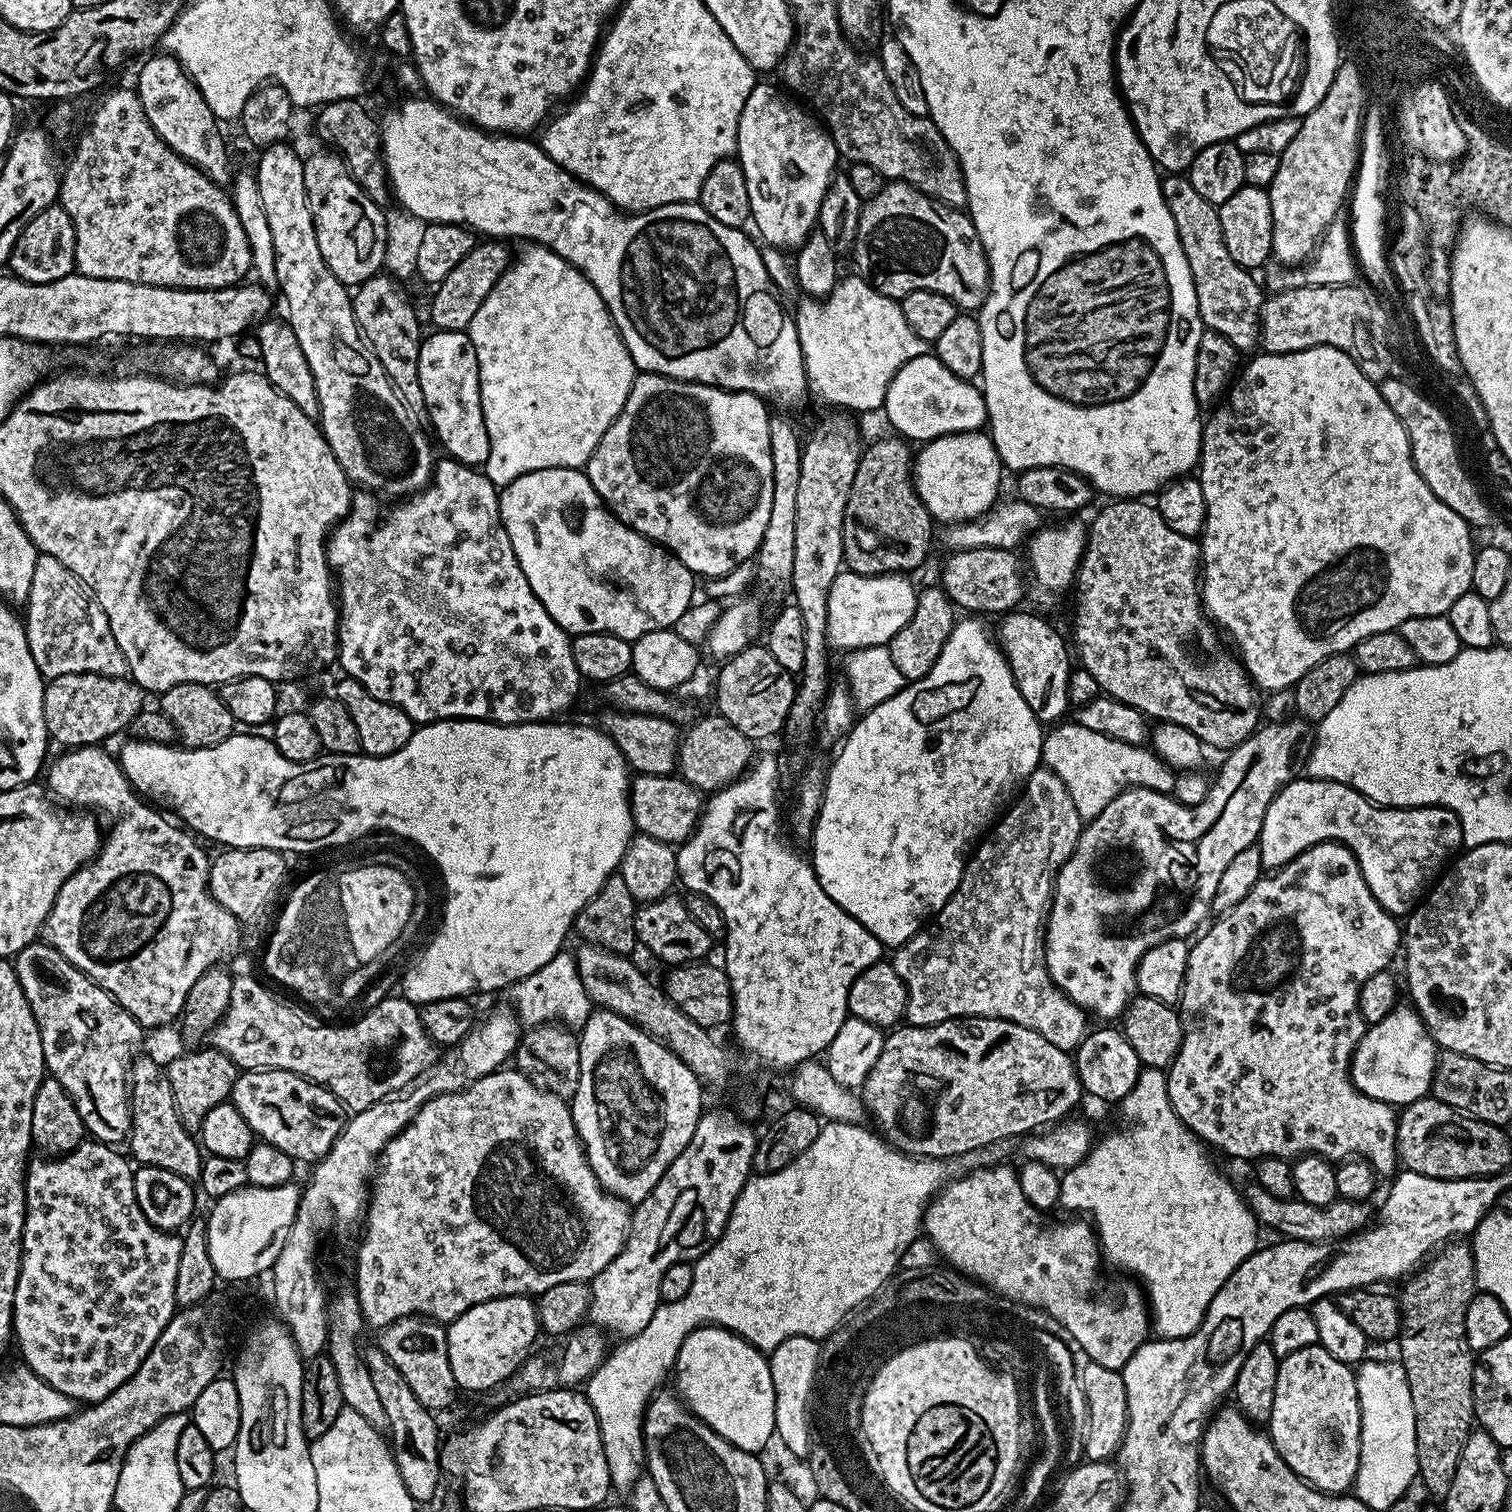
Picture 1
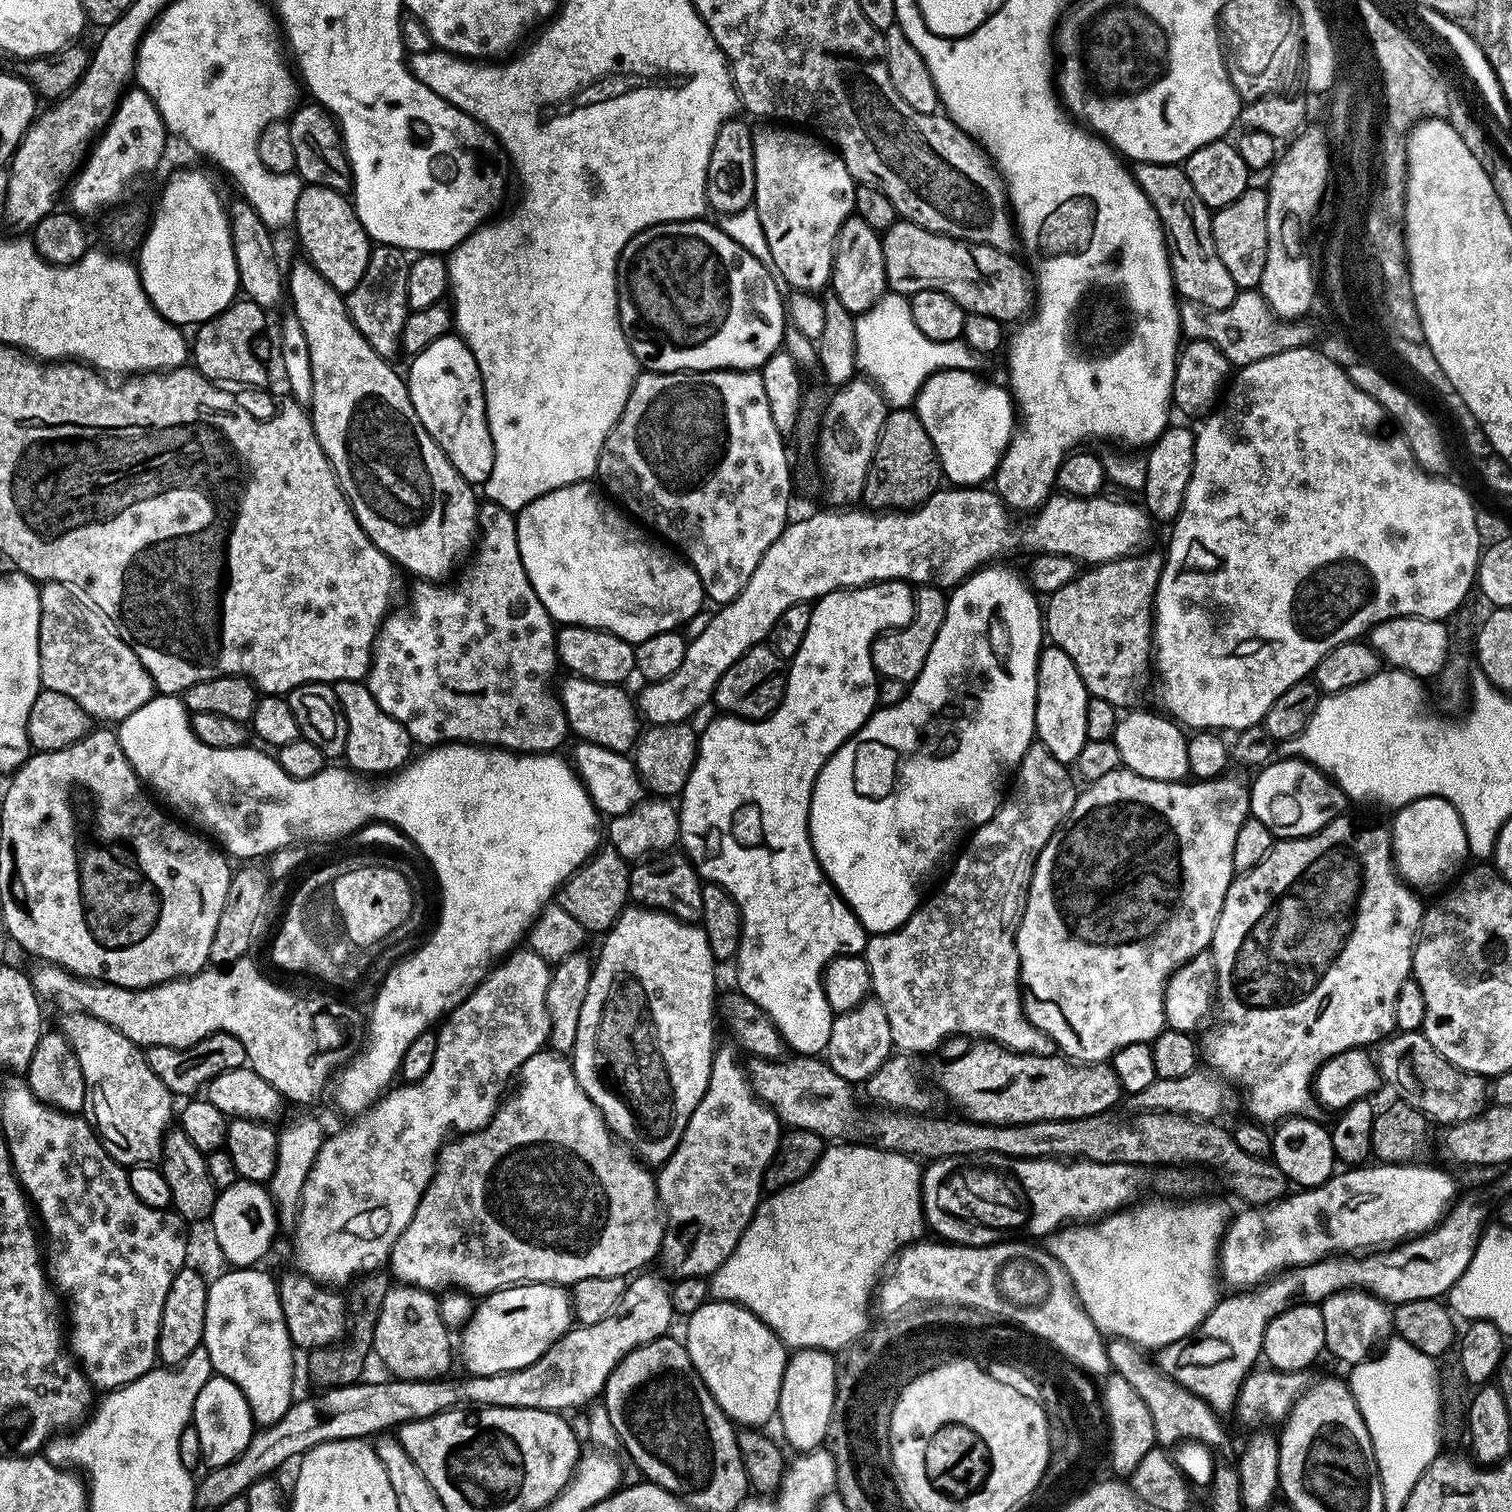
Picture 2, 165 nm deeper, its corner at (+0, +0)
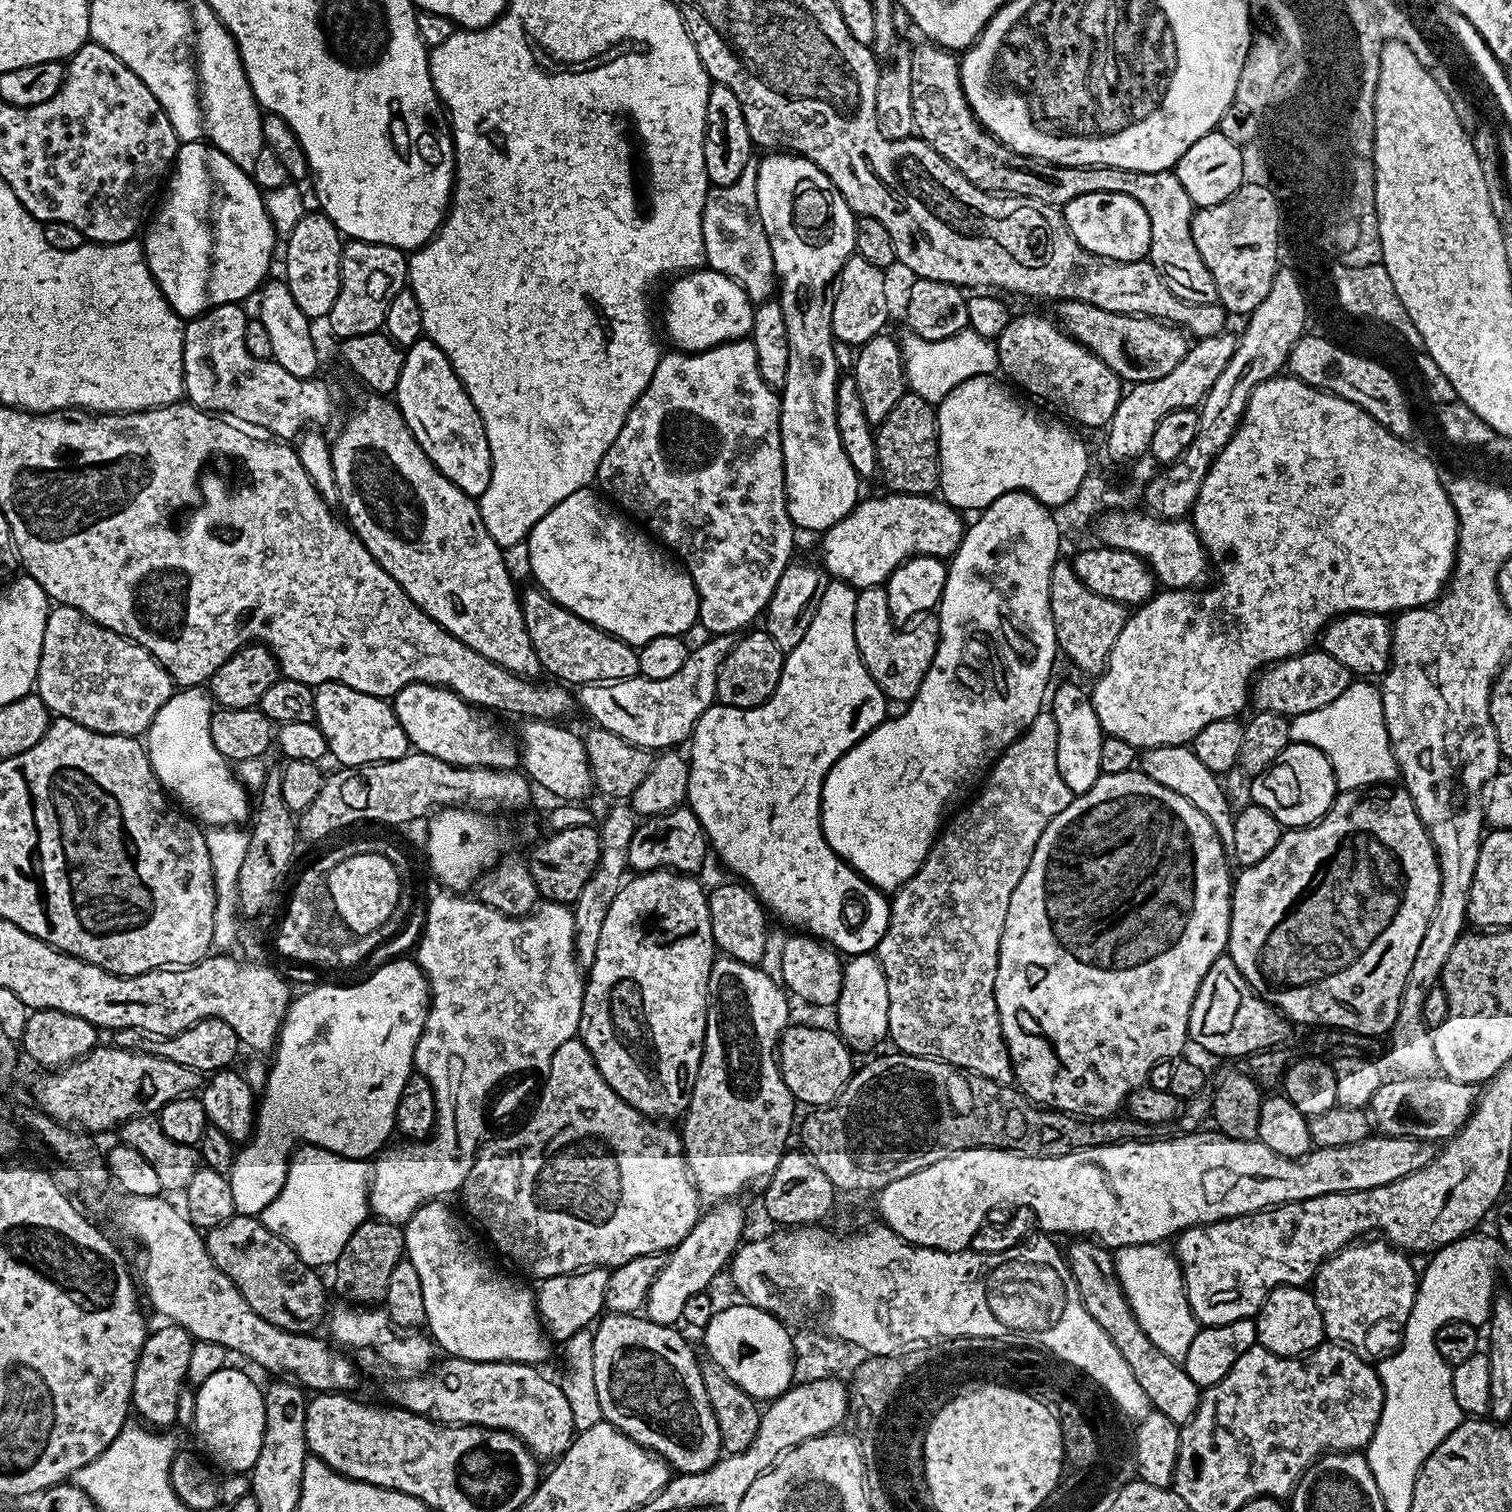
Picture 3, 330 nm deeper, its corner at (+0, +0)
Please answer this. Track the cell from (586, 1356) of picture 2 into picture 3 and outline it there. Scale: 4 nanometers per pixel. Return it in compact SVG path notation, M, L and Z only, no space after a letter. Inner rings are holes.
M721 1202L705 1211L690 1230L690 1234L686 1234L686 1238L682 1238L682 1242L678 1242L678 1246L667 1253L662 1270L658 1274L658 1278L654 1278L654 1282L648 1291L648 1297L644 1302L643 1311L646 1313L647 1319L653 1320L656 1324L675 1325L680 1320L686 1301L694 1294L708 1292L711 1289L712 1279L723 1268L725 1271L730 1258L736 1255L736 1249L745 1239L745 1236L743 1236L744 1212L736 1205L736 1202Z

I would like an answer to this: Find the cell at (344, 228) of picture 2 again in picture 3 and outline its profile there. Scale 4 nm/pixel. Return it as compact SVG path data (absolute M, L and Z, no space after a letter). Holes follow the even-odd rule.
M319 210L305 211L303 218L298 222L298 226L294 226L294 230L286 238L285 246L282 248L282 256L284 252L284 273L283 279L286 281L288 289L294 294L294 300L298 302L298 308L302 310L302 314L306 314L309 321L316 322L316 319L327 318L330 310L334 306L334 298L338 298L338 290L340 289L340 271L342 270L342 250L345 241L342 234L337 230L335 222L325 216Z

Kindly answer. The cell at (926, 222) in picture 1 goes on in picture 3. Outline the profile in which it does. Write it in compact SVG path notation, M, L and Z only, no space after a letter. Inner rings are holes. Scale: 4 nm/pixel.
M1061 300L1058 307L1058 320L1064 331L1102 358L1102 362L1106 362L1106 366L1110 366L1110 370L1129 385L1165 377L1186 358L1190 347L1184 329L1169 324L1167 320L1157 320L1155 316L1131 316L1125 312L1098 310L1098 306L1090 306L1090 302L1077 300Z

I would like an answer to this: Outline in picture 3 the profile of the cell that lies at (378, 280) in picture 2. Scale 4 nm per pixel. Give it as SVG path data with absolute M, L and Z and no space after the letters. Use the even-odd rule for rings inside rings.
M349 239L342 250L338 298L334 298L334 306L326 318L326 324L332 327L333 334L340 340L381 331L386 310L390 310L394 294L406 287L407 279L408 256L405 249Z

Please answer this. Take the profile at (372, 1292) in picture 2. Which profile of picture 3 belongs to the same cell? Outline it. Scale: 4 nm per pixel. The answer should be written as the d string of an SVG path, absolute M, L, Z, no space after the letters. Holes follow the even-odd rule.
M379 1218L365 1220L358 1230L354 1230L354 1234L350 1234L350 1242L342 1246L342 1254L336 1259L337 1290L344 1298L360 1306L367 1305L367 1300L383 1301L390 1274L394 1274L394 1266L400 1264L404 1255L404 1229L401 1225Z

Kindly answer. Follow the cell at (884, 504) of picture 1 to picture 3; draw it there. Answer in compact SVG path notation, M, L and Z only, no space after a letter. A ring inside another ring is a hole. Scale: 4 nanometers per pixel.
M905 391L898 402L894 402L894 410L886 414L886 418L875 429L876 437L876 466L879 479L884 479L884 484L889 493L902 496L927 496L935 493L940 486L940 431L936 421L936 408L926 402L917 392Z

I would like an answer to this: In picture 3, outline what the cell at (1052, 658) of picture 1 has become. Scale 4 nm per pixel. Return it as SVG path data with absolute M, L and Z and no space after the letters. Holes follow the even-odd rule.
M1060 684L1054 692L1055 688L1050 696L1050 711L1058 724L1058 774L1062 774L1062 782L1070 786L1073 794L1079 794L1090 790L1102 774L1098 761L1106 733L1100 728L1092 697L1085 689L1083 692L1076 684Z

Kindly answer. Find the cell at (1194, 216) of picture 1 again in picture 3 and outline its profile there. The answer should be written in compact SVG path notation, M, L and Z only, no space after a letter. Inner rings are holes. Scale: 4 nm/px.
M920 42L912 48L911 94L914 106L915 131L942 158L959 170L970 182L987 192L1025 196L1047 204L1063 206L1082 194L1124 192L1146 210L1150 218L1150 246L1147 259L1178 298L1195 304L1215 304L1218 297L1214 274L1206 268L1198 246L1194 244L1192 214L1194 205L1190 194L1182 190L1175 171L1139 172L1114 166L1062 166L1023 156L1010 150L1001 140L985 132L968 105L960 81L960 65L949 49L931 42Z

